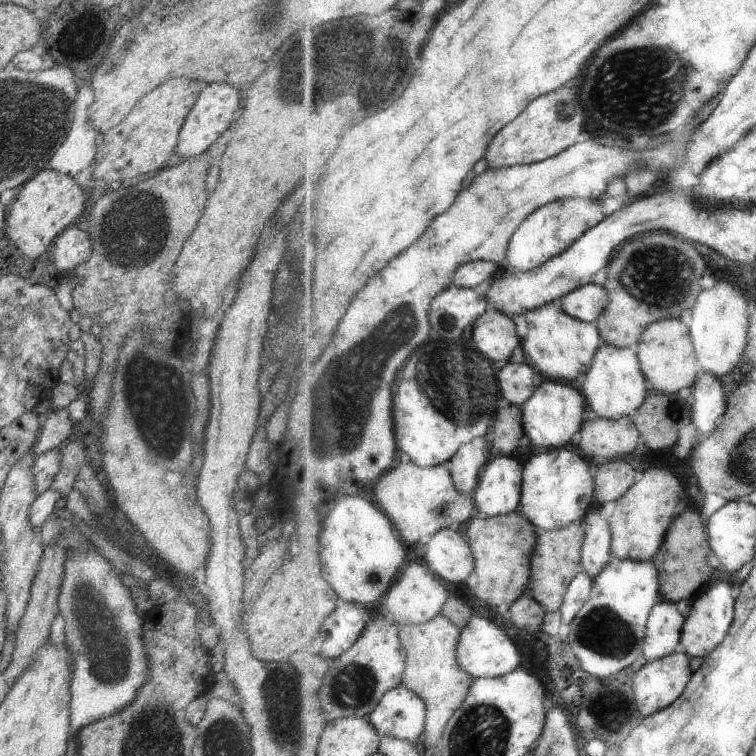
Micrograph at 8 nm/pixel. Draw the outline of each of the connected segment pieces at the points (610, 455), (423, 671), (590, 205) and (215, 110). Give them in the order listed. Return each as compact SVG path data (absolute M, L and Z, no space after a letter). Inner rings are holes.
M600 418L582 428L582 450L588 458L614 460L630 456L640 446L640 430L632 418Z
M440 614L436 620L420 626L402 626L400 638L404 640L404 646L408 648L408 680L406 686L414 692L420 692L424 700L428 700L428 728L425 732L427 744L439 745L444 730L450 722L450 718L462 708L466 702L474 678L464 672L458 664L458 644L460 644L460 628Z
M576 198L552 202L533 212L516 232L512 239L511 250L508 253L507 269L514 272L530 272L538 270L544 264L563 255L574 244L578 243L588 231L607 219L602 210L601 200L592 198ZM510 260L510 262L508 262Z
M208 84L193 104L192 110L179 132L175 152L182 158L193 160L204 154L232 126L234 113L240 108L239 87L228 84Z

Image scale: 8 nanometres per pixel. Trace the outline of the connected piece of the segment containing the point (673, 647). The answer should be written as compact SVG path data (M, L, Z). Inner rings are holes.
M656 604L649 620L647 643L644 644L648 660L660 660L681 651L686 623L687 618L680 614L676 604Z

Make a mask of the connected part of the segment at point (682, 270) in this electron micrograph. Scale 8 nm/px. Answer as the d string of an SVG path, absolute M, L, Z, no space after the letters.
M674 234L638 236L636 240L628 240L622 246L624 248L619 249L620 256L615 256L608 265L605 286L611 294L611 306L608 307L608 312L604 312L599 318L598 326L606 342L616 344L618 348L636 348L638 344L642 344L644 331L652 324L668 316L678 316L696 306L696 300L702 292L702 278L708 270L708 262L692 242L686 242Z

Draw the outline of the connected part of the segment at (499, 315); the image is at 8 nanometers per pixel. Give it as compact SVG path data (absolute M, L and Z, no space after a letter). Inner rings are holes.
M497 308L475 322L473 340L479 351L497 364L510 363L514 350L522 344L512 316Z

